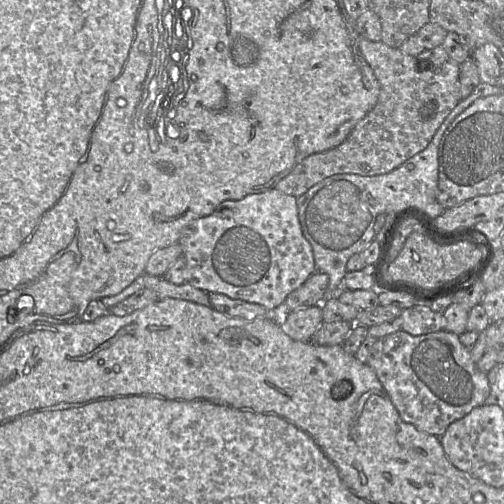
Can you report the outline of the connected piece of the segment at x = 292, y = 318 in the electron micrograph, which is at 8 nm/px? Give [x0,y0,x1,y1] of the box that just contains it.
[271,305,323,342]

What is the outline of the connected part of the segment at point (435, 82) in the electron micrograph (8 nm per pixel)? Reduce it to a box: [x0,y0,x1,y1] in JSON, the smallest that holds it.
[275,38,460,198]

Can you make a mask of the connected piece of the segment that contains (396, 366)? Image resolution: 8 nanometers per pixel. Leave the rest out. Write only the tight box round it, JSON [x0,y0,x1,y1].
[367,329,490,438]

